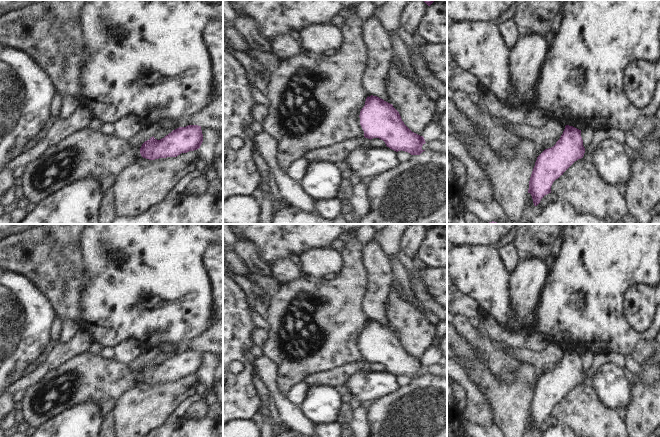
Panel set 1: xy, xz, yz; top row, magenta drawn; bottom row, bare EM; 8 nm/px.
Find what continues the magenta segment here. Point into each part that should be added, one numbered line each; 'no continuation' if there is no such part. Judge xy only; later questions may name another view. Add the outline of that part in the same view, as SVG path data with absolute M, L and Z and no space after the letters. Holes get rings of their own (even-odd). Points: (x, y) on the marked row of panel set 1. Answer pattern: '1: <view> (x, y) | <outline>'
no continuation

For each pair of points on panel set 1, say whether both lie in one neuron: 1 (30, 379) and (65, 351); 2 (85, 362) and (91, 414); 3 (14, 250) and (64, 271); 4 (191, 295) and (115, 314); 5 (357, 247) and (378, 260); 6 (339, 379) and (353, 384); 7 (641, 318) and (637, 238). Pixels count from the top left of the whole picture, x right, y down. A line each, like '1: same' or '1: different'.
1: same
2: different
3: same
4: same
5: different
6: different
7: different

